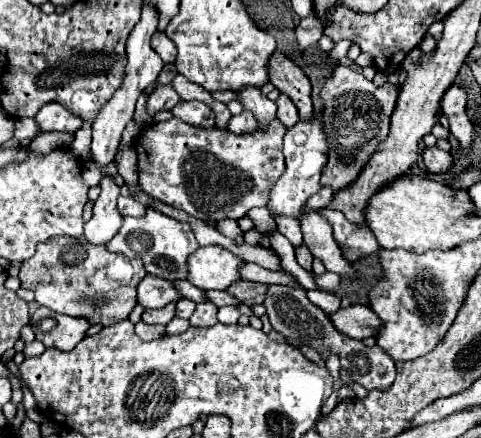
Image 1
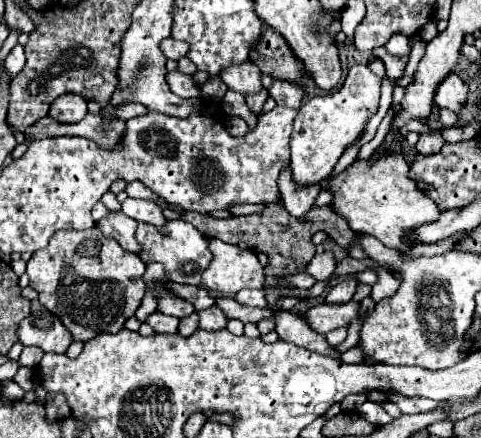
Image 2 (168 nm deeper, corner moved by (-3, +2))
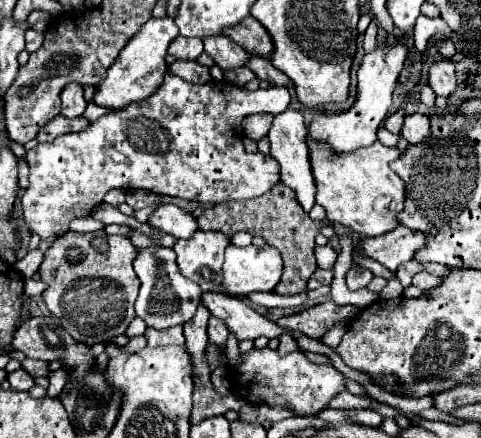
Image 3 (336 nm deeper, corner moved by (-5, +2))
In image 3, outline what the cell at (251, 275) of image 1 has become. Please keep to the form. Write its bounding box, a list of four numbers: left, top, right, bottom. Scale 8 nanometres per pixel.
[309,269,333,289]

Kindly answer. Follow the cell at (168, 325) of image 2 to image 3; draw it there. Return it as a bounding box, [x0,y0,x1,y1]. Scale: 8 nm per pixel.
[145,327,185,345]

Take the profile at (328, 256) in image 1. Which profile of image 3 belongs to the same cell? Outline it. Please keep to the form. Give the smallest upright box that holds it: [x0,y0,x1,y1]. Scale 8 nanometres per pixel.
[269,109,315,211]

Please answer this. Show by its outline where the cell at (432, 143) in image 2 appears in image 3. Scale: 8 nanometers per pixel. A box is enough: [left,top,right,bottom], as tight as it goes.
[401,113,431,145]

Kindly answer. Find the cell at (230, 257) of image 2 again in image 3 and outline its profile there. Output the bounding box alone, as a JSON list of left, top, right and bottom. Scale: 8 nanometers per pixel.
[223,245,283,297]

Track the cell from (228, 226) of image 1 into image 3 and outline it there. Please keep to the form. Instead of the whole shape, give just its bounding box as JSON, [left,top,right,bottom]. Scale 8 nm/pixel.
[315,245,337,270]

